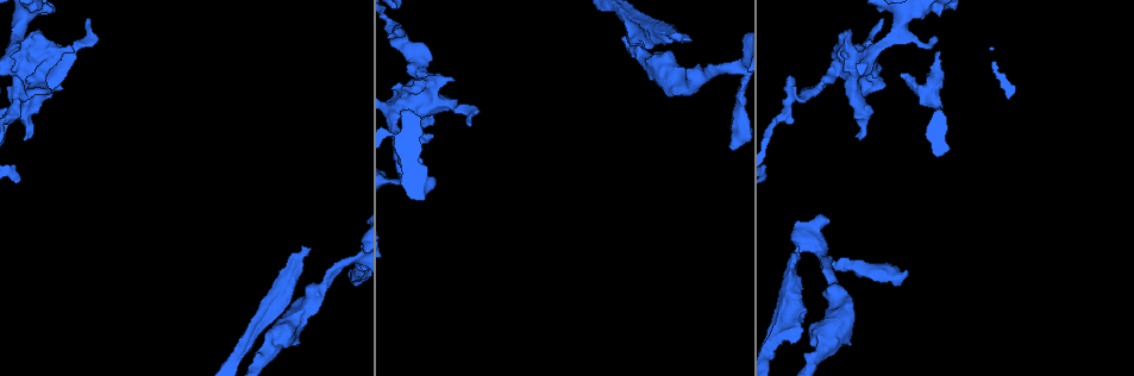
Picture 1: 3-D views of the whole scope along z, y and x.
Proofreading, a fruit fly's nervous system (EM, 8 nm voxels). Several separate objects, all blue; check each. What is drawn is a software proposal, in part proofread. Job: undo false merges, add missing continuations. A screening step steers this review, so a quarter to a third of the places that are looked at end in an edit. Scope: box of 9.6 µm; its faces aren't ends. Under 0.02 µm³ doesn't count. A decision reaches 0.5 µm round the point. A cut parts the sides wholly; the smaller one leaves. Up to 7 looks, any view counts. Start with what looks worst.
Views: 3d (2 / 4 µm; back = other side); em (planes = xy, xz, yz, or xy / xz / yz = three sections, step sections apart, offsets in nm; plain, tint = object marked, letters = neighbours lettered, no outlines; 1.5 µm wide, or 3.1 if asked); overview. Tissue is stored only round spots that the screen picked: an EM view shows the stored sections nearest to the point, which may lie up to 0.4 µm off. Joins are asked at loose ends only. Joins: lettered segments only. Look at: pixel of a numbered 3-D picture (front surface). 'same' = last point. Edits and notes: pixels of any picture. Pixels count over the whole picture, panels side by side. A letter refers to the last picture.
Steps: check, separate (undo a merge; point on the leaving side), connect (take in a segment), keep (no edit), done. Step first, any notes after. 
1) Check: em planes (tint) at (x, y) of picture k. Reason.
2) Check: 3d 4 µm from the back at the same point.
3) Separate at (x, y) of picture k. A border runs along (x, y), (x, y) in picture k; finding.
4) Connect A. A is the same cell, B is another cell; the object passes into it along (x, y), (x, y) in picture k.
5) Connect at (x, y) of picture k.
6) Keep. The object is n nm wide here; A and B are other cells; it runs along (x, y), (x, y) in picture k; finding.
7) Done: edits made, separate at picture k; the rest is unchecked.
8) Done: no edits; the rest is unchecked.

Check: em yz step 4 (tint) at (906, 273) of picture 1. An open end.

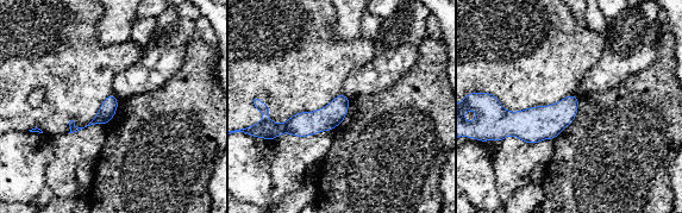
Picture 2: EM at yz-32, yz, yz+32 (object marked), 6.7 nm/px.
Check: em planes (letters) at the same point.

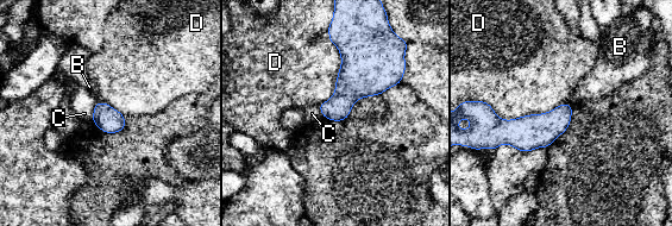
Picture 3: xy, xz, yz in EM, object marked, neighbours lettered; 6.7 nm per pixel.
Keep. B, C and D are other cells; a border runs along (482, 100), (504, 119), (567, 102) in picture 3; none of them fits.

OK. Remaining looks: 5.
Check: em planes (letters) at (903, 74) of picture 1. Branch stops here.

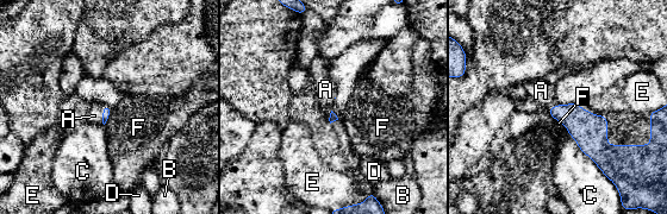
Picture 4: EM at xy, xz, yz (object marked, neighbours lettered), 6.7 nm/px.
Connect A. A is the same cell, B, C, D, E and F are other cells; the object passes into it along (106, 111), (103, 114), (94, 115) in picture 4; it goes on there.

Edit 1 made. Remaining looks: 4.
Check: overview.

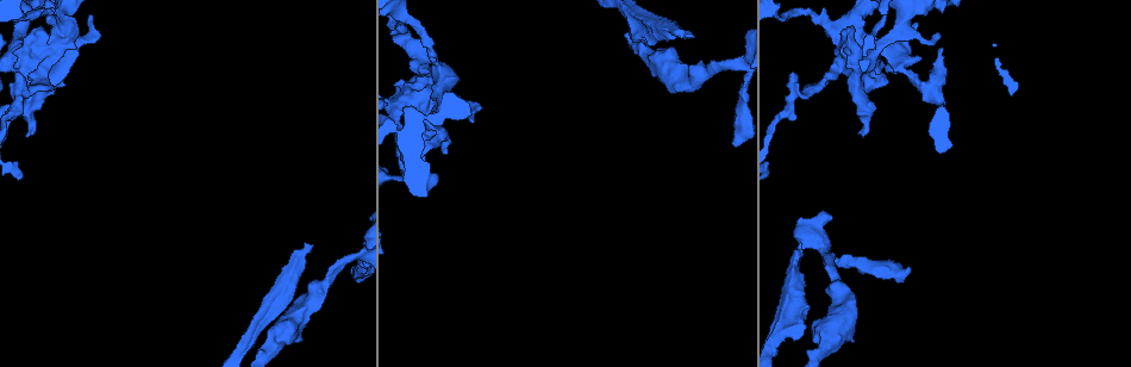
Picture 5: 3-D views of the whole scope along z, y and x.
Check: em planes (letters) at (792, 280) of picture 5. Calibre changes.

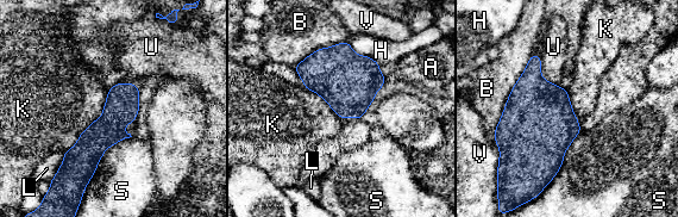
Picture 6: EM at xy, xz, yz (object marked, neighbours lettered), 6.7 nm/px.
Keep. The longest contact is with B, 600 nm; A, B, H, K, L, S, U and V are other cells; a border runs along (534, 51), (514, 85), (493, 132) in picture 6; continuous, no second cell.

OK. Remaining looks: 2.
Done: edits made, connect at picture 4; the rest is unchecked.

